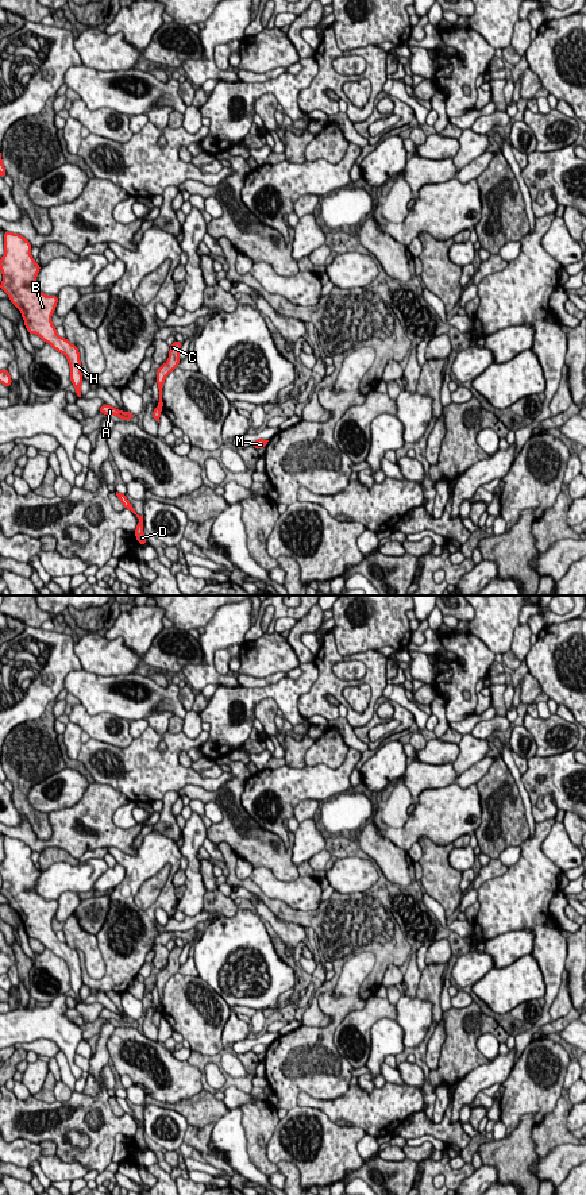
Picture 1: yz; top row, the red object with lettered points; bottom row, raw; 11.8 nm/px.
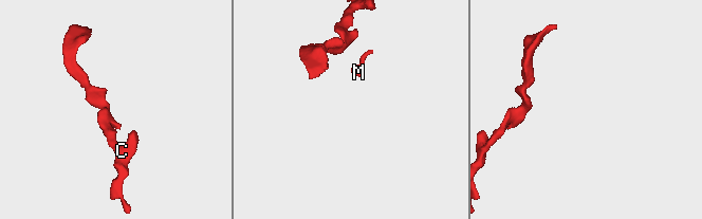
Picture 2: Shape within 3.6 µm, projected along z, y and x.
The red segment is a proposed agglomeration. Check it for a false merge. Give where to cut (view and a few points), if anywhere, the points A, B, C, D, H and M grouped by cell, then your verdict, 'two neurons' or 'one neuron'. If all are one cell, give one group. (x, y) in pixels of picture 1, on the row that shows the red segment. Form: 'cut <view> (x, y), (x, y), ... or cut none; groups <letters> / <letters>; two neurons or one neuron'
cut yz (158, 405), (161, 408); groups A B D H M / C; two neurons

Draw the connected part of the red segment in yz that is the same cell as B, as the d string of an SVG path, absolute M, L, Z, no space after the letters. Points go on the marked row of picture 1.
M4 232L4 255L0 259L4 290L9 301L20 311L28 334L38 335L45 343L63 354L70 367L70 381L78 398L82 385L80 352L76 344L61 338L53 325L51 316L55 311L58 297L46 296L36 286L35 281L41 265L31 255L31 243L19 234Z

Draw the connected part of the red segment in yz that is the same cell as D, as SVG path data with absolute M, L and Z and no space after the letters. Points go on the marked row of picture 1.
M116 492L116 496L117 496L117 498L120 500L120 502L123 504L123 506L126 508L126 509L128 509L128 510L131 510L140 521L136 524L136 529L135 529L135 536L136 536L136 540L138 540L138 543L139 544L146 544L147 543L147 539L146 539L146 536L144 536L144 533L143 533L143 528L144 528L144 525L143 525L143 516L139 516L136 512L135 512L135 509L134 509L134 506L130 504L130 501L127 500L127 497L126 497L126 494L122 494L122 493L117 493Z

